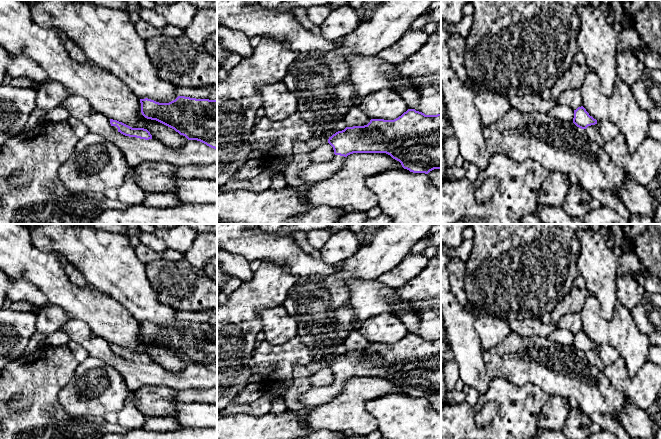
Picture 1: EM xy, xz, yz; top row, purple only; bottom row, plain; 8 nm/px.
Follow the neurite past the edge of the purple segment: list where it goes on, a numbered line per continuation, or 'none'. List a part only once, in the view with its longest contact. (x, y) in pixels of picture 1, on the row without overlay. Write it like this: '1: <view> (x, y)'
1: xz (315, 396)

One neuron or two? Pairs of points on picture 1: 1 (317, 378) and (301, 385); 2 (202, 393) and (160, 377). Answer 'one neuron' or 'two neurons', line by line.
1: two neurons
2: two neurons

